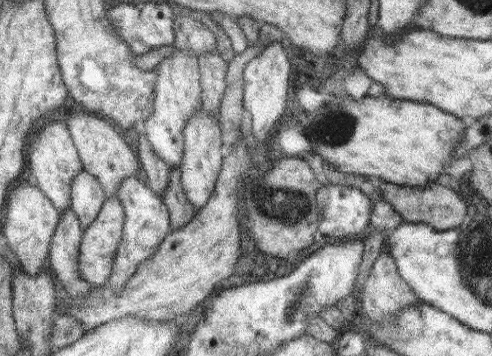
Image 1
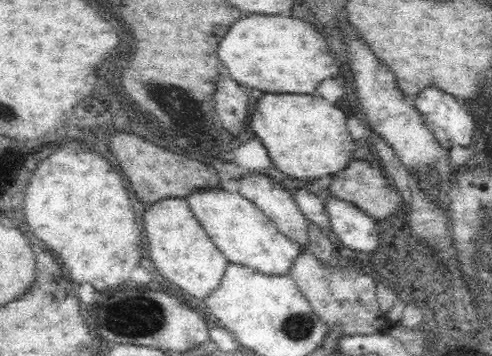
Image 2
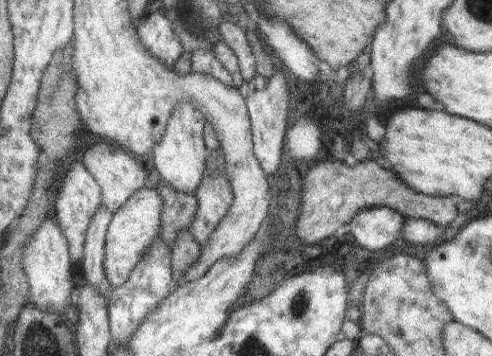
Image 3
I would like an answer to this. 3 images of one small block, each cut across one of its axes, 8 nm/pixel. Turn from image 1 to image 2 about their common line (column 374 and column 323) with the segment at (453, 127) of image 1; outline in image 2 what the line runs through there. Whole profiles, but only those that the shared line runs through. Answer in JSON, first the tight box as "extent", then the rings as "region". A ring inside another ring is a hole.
{"extent":[250,94,354,182],"region":[[[264,94],[256,102],[256,110],[250,118],[250,128],[254,130],[256,138],[262,140],[262,146],[270,154],[274,166],[282,170],[284,174],[290,174],[298,180],[314,182],[322,176],[332,176],[346,168],[354,158],[354,140],[350,132],[346,130],[346,116],[350,112],[344,112],[338,104],[330,104],[322,96],[304,96],[304,94]]]}

